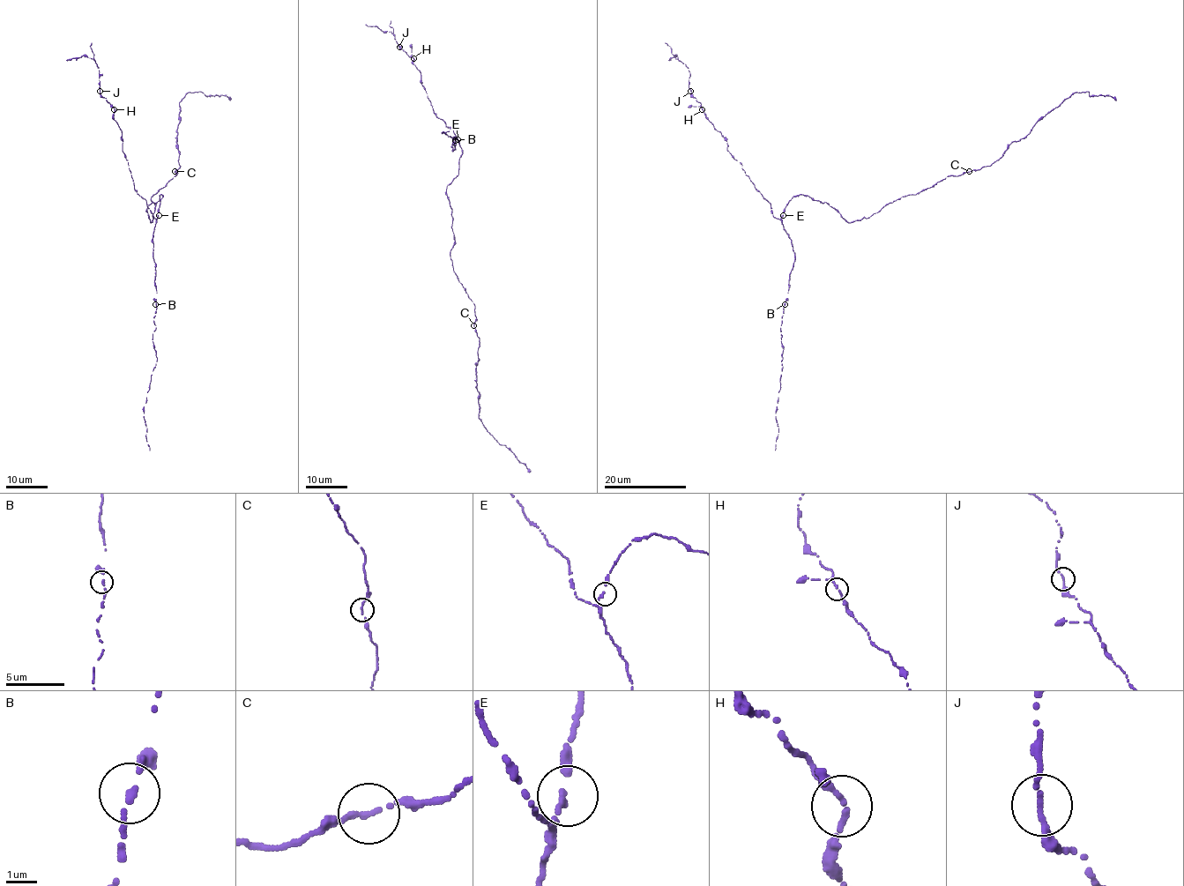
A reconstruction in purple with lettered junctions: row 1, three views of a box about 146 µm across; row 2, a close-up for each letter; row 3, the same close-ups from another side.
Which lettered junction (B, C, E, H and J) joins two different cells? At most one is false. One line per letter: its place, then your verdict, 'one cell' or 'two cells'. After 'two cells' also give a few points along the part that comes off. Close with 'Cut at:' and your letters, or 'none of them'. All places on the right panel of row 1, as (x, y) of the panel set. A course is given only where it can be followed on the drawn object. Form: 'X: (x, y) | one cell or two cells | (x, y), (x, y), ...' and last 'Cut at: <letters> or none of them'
B: (785, 304) | one cell
C: (969, 171) | one cell
E: (783, 215) | one cell
H: (702, 109) | one cell
J: (690, 91) | one cell
Cut at: none of them

